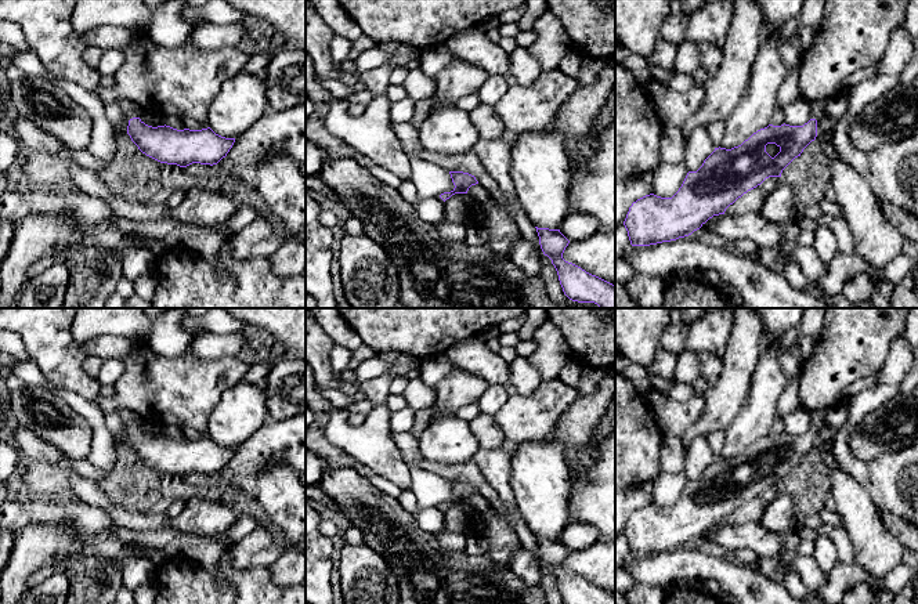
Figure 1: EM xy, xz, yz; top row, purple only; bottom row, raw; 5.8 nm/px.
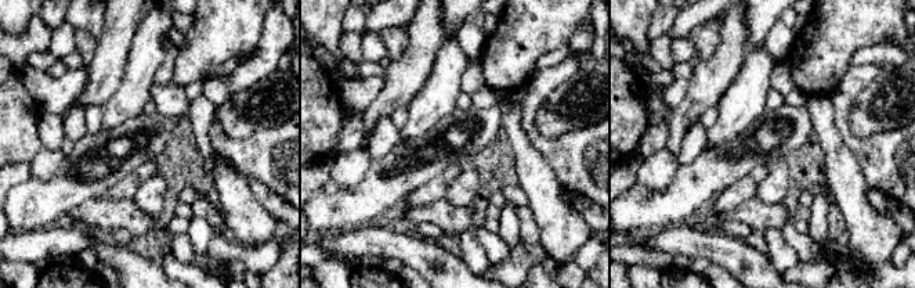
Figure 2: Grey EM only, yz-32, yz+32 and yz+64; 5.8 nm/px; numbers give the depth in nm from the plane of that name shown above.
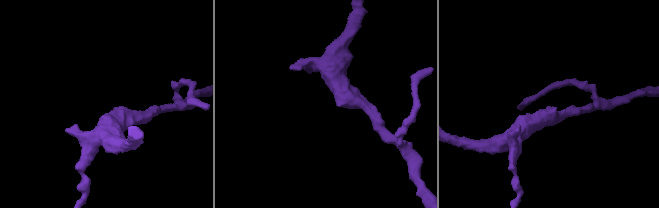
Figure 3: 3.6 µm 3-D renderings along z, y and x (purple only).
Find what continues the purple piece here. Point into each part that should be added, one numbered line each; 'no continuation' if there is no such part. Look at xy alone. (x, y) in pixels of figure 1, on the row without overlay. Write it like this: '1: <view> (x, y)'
1: xy (133, 420)

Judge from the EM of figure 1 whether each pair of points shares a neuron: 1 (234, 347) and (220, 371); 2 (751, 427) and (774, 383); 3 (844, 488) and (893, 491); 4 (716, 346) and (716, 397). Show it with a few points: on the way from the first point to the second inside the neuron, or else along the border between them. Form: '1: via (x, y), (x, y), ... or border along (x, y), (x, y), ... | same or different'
1: border along (197, 355), (205, 360), (237, 357) | different
2: via (756, 416), (763, 394) | same
3: border along (841, 469), (867, 492), (877, 507) | different
4: border along (733, 326), (722, 360) | different

